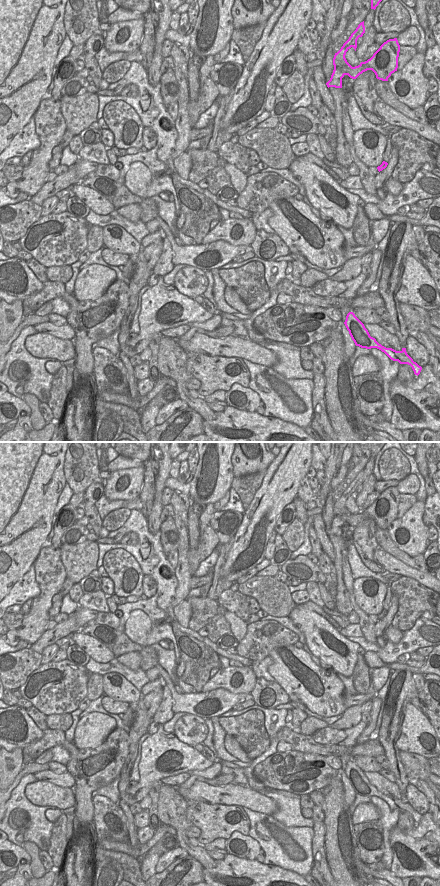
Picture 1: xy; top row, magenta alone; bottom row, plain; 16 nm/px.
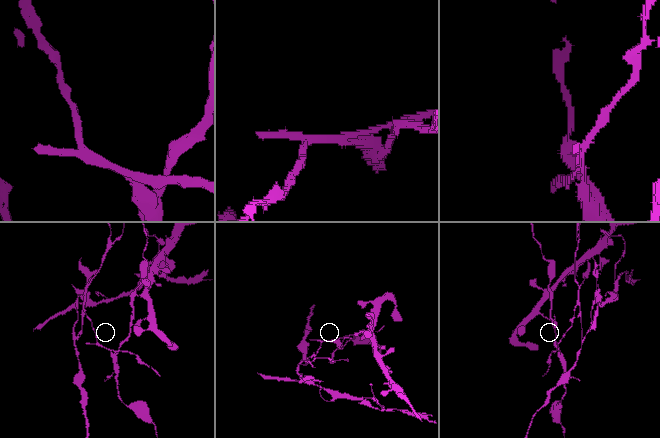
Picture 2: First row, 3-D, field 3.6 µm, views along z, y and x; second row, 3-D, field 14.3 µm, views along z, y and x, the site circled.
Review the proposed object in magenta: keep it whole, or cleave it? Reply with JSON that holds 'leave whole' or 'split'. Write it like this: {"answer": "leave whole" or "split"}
{"answer": "split"}

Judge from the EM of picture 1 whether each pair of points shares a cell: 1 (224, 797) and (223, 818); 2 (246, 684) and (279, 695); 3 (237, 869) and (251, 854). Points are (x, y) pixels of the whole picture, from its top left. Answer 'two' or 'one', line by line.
1: two
2: two
3: two

